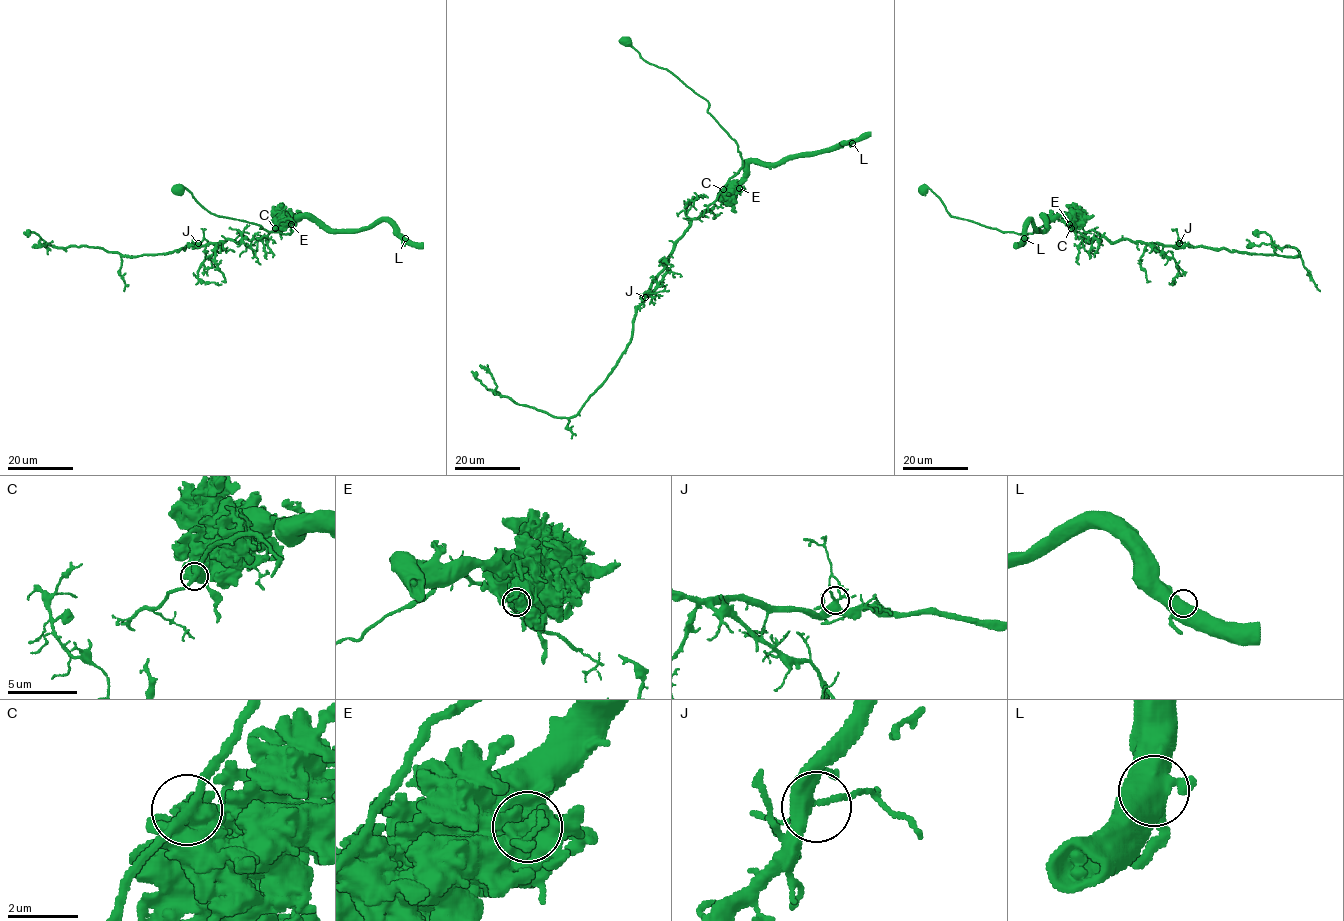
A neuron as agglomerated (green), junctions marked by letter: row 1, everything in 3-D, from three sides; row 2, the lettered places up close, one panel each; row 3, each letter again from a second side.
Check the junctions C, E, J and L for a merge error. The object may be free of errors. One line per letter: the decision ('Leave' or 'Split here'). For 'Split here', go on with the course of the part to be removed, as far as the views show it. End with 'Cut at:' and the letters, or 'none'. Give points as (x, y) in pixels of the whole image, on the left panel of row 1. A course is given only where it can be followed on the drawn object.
C: Split here. Course of the part to remove: (276, 228), (261, 238), (136, 256), (86, 246), (53, 247), (33, 232), (24, 233)
E: Leave
J: Leave
L: Leave
Cut at: C

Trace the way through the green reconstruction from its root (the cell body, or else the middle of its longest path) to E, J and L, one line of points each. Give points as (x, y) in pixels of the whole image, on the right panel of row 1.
E: (1132, 241), (1111, 242), (1103, 237), (1089, 239), (1069, 224)
J: (1132, 241), (1172, 246), (1179, 243)
L: (1132, 241), (1089, 239), (1075, 232), (1063, 216), (1045, 216), (1043, 230), (1030, 220), (1024, 238)

